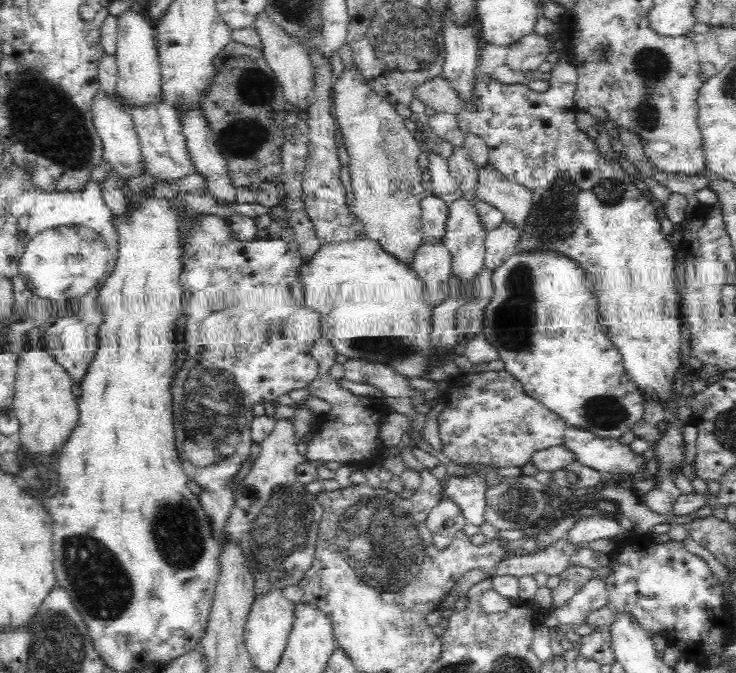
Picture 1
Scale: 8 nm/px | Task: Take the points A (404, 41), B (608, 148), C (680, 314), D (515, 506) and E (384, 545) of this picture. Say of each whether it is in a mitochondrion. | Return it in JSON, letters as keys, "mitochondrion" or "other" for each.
{"A":"mitochondrion","B":"other","C":"other","D":"mitochondrion","E":"mitochondrion"}

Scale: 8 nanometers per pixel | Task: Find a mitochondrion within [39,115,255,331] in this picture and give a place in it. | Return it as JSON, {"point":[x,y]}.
{"point":[70,231]}

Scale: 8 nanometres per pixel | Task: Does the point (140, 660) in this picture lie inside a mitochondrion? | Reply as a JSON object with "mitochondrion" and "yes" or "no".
{"mitochondrion":"no"}

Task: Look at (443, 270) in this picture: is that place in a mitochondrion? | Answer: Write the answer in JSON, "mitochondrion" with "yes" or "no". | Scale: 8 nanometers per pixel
{"mitochondrion":"no"}

